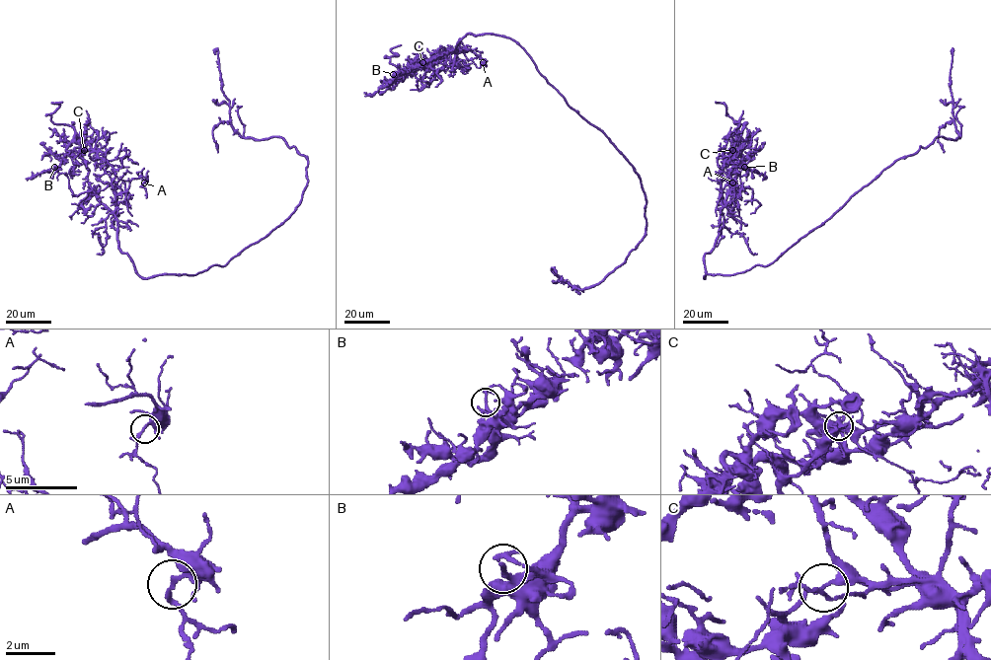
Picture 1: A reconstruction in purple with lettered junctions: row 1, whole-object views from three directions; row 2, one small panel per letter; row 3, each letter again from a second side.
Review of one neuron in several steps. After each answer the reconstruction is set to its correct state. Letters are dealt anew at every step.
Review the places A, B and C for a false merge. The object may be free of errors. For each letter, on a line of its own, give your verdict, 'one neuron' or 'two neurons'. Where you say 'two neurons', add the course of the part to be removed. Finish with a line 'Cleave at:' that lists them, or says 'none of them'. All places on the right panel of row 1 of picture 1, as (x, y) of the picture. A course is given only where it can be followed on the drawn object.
A: one neuron
B: one neuron
C: two neurons | (733, 150), (731, 156), (739, 151), (738, 136), (744, 125), (735, 124), (726, 112), (725, 105), (715, 102)
Cleave at: C

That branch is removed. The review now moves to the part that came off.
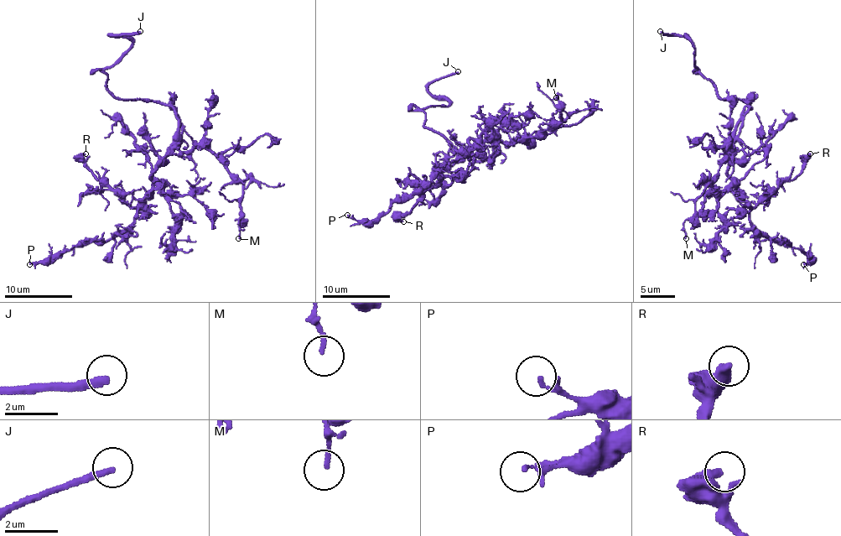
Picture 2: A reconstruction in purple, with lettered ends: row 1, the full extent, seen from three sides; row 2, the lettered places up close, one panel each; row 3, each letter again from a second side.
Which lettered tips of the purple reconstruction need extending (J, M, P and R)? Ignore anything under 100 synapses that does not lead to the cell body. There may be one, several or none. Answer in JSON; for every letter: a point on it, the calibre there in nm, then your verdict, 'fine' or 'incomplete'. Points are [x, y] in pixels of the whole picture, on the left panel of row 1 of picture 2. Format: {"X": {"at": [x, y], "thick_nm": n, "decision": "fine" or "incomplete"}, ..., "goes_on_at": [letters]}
{"J": {"at": [140, 31], "thick_nm": 260, "decision": "incomplete"}, "M": {"at": [238, 238], "thick_nm": 140, "decision": "fine"}, "P": {"at": [29, 264], "thick_nm": 100, "decision": "fine"}, "R": {"at": [85, 153], "thick_nm": 440, "decision": "fine"}, "goes_on_at": ["J"]}

